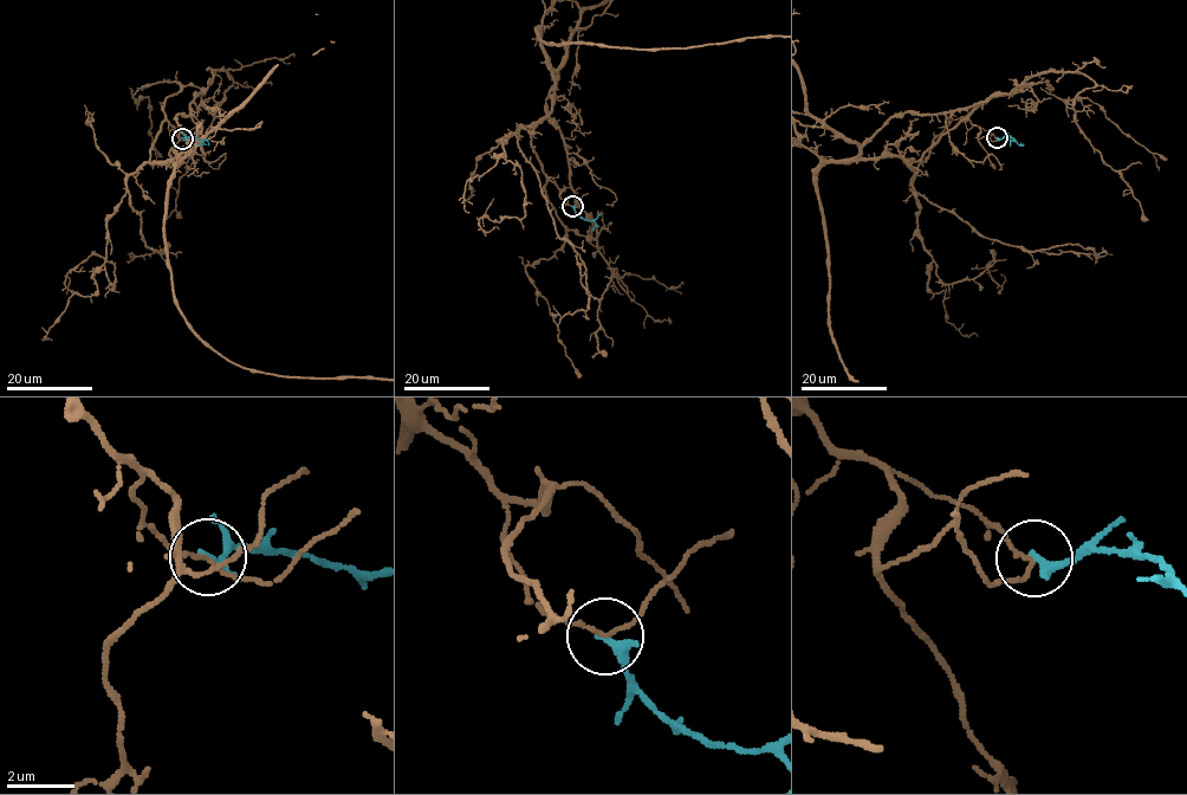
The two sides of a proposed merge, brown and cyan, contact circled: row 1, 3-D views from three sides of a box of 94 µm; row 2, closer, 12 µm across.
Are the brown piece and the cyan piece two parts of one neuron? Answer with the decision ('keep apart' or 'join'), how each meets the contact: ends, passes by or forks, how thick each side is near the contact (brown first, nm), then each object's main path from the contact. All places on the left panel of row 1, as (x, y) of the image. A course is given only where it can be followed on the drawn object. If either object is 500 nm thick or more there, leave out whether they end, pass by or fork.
keep apart; brown passes by; cyan ends there; 100 nm thick on the brown side, 300 nm on the other; cyan runs (183, 137), (201, 140), (202, 143), (198, 144)

